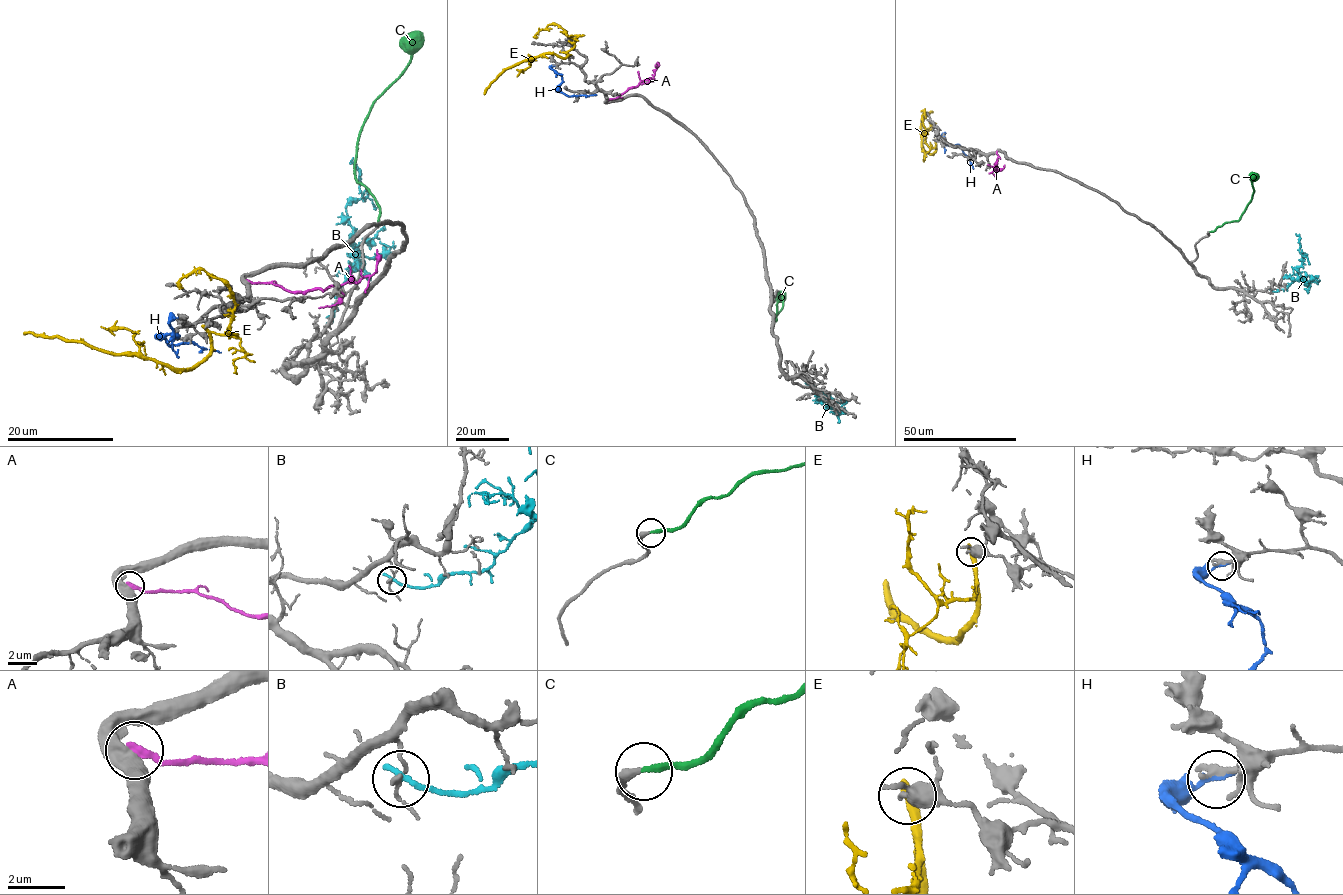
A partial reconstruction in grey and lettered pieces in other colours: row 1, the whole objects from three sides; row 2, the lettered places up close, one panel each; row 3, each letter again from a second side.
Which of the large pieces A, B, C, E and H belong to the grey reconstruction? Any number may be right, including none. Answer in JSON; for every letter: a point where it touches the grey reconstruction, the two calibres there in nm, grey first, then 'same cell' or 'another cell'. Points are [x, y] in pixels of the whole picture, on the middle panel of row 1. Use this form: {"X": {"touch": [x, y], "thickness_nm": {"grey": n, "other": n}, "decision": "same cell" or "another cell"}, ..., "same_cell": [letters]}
{"A": {"touch": [607, 100], "thickness_nm": {"grey": 480, "other": 240}, "decision": "another cell"}, "B": {"touch": [814, 390], "thickness_nm": {"grey": 110, "other": 240}, "decision": "another cell"}, "C": {"touch": [778, 291], "thickness_nm": {"grey": 300, "other": 240}, "decision": "same cell"}, "E": {"touch": [561, 51], "thickness_nm": {"grey": 360, "other": 400}, "decision": "another cell"}, "H": {"touch": [554, 66], "thickness_nm": {"grey": 380, "other": 200}, "decision": "another cell"}, "same_cell": ["C"]}

